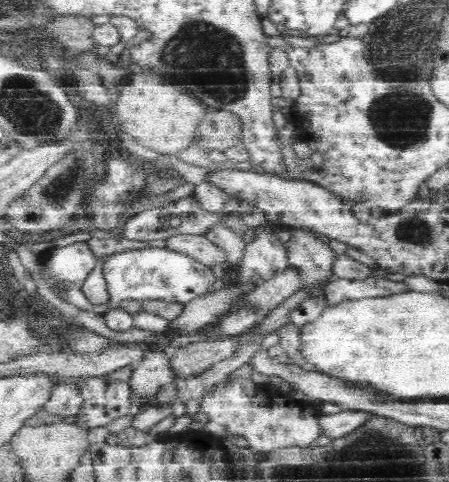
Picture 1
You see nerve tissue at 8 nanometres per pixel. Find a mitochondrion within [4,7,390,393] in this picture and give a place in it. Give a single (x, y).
(211, 60)

